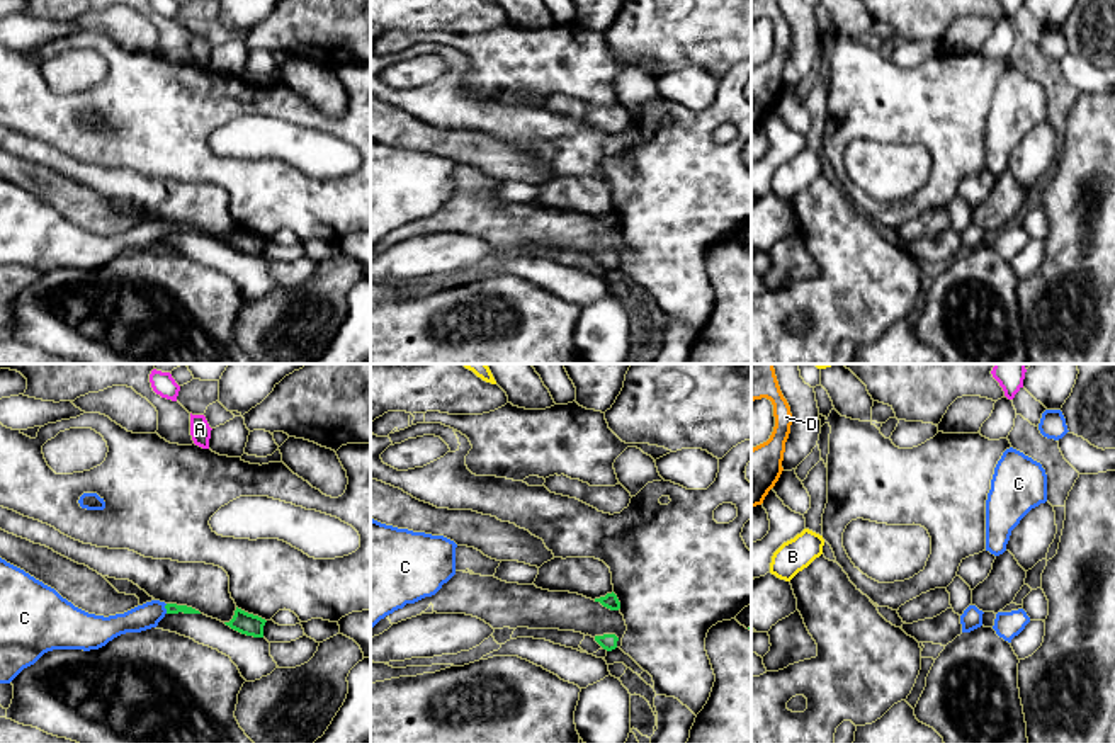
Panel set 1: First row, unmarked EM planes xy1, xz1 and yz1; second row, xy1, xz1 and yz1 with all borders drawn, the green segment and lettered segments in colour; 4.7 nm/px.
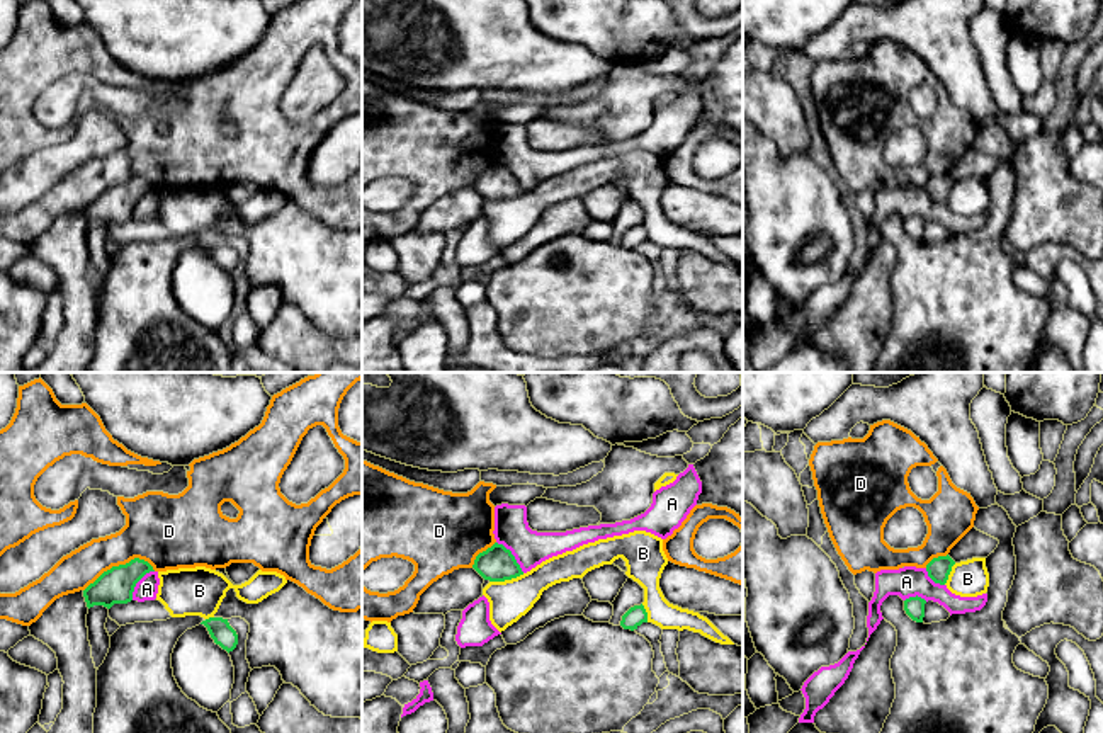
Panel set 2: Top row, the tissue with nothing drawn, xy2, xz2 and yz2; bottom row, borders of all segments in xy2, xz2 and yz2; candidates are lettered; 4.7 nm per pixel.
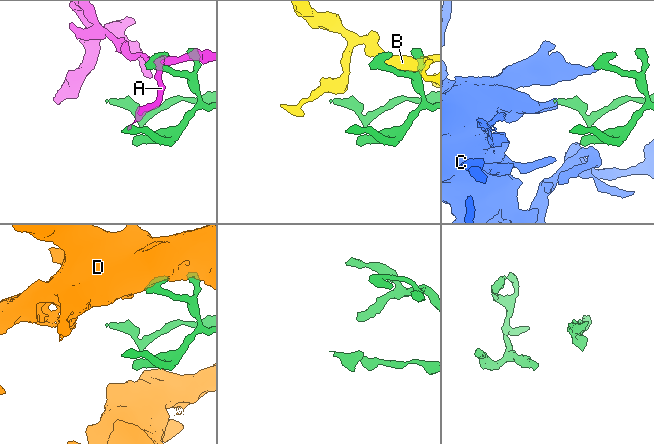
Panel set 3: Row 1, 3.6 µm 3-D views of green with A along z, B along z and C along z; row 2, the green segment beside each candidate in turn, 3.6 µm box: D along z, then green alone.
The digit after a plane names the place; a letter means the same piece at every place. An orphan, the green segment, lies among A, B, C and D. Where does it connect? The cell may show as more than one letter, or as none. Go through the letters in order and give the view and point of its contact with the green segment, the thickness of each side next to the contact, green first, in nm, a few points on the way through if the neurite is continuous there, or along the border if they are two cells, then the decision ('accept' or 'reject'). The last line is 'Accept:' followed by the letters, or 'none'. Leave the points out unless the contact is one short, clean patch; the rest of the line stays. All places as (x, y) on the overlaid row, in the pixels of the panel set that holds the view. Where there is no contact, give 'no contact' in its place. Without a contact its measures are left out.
A: meets green in xz2 at (512, 555); 170 nm thick on the green side, 170 nm on the other; border along xz2 (497, 541), (510, 551), (524, 572); reject
B: meets green in xz2 at (507, 579); 170 nm thick on the green side, 190 nm on the other; reject
C: meets green in xy1 at (165, 607); 50 nm thick on the green side, 120 nm on the other; runs through xy1 (170, 607), (165, 607), (147, 616); accept
D: meets green in xy2 at (119, 565); 170 nm thick on the green side, 320 nm on the other; border along xy2 (155, 570), (147, 562), (131, 558), (104, 570), (84, 590); reject
Accept: C

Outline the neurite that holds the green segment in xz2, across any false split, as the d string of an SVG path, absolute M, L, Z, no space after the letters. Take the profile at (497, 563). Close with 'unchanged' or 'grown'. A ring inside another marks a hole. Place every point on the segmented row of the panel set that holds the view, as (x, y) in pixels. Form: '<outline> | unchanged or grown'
M498 543L479 553L472 568L489 582L505 582L523 575L512 551Z | unchanged

